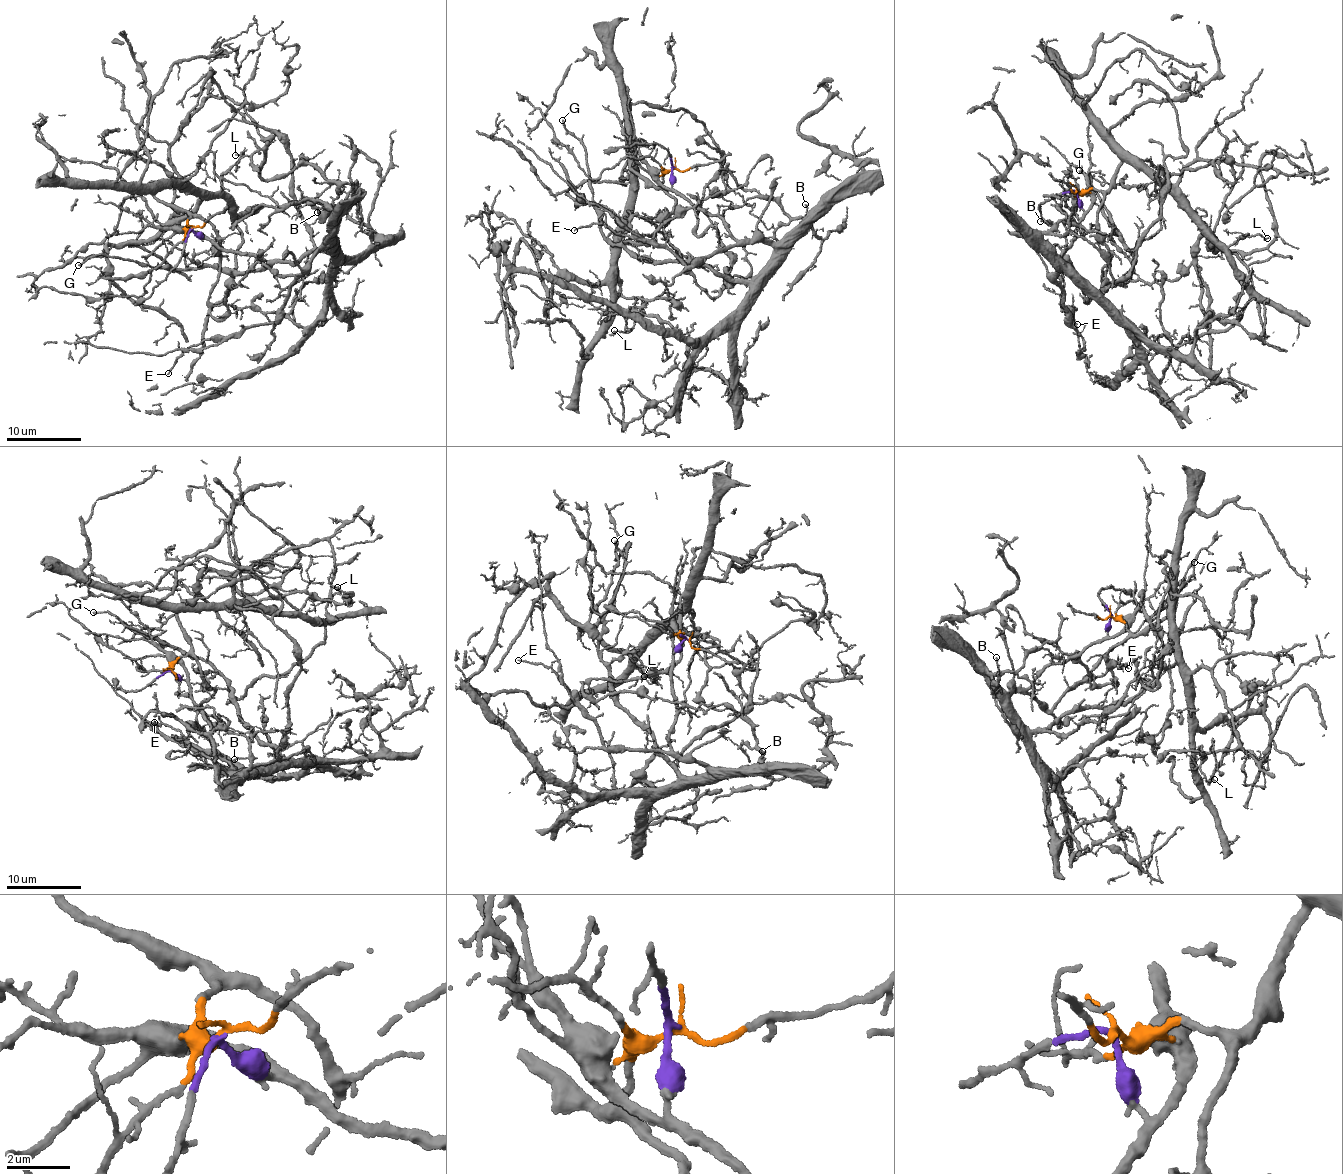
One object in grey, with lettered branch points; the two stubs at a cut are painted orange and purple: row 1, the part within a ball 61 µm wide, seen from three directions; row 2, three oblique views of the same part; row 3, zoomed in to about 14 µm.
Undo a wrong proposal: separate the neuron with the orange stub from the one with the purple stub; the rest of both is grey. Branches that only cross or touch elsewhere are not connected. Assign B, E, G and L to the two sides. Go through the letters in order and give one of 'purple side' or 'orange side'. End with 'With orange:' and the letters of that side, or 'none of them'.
B: purple side
E: purple side
G: purple side
L: orange side
With orange: L

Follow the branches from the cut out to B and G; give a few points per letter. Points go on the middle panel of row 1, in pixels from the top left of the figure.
B: (673, 168), (673, 189), (726, 222), (731, 234), (743, 241), (792, 236), (812, 219), (805, 215), (804, 204)
G: (673, 168), (673, 189), (731, 234), (773, 247), (772, 261), (732, 278), (612, 244), (583, 146), (561, 120)

